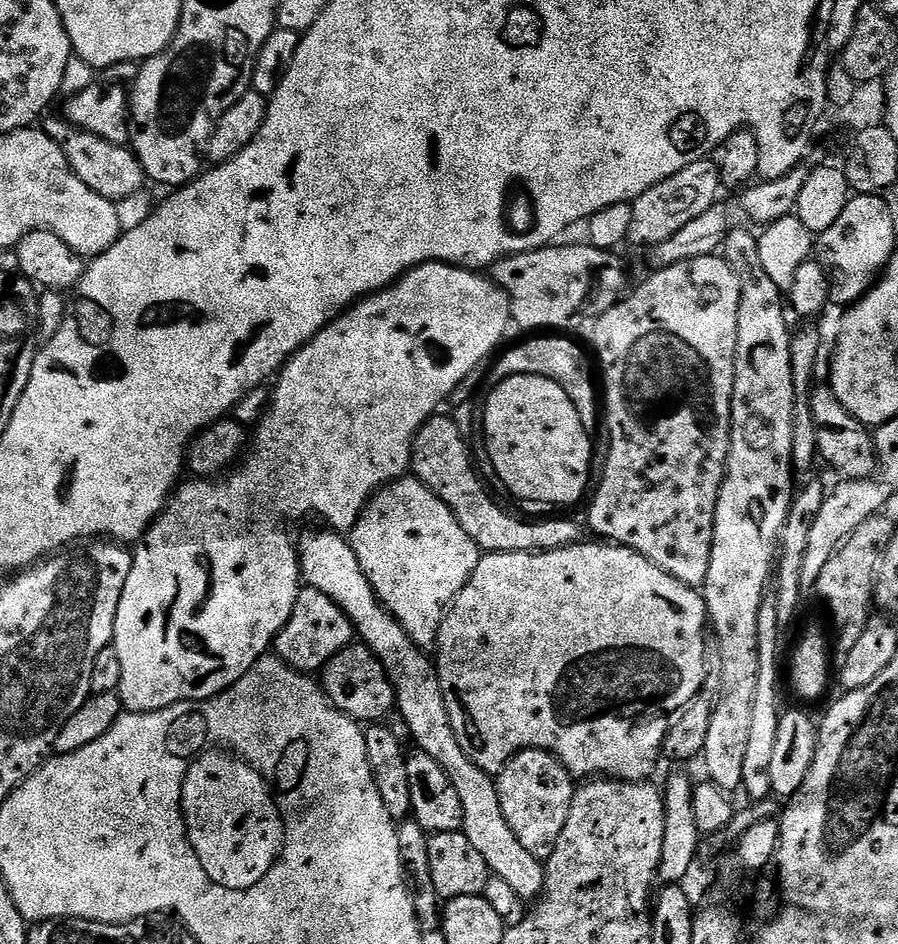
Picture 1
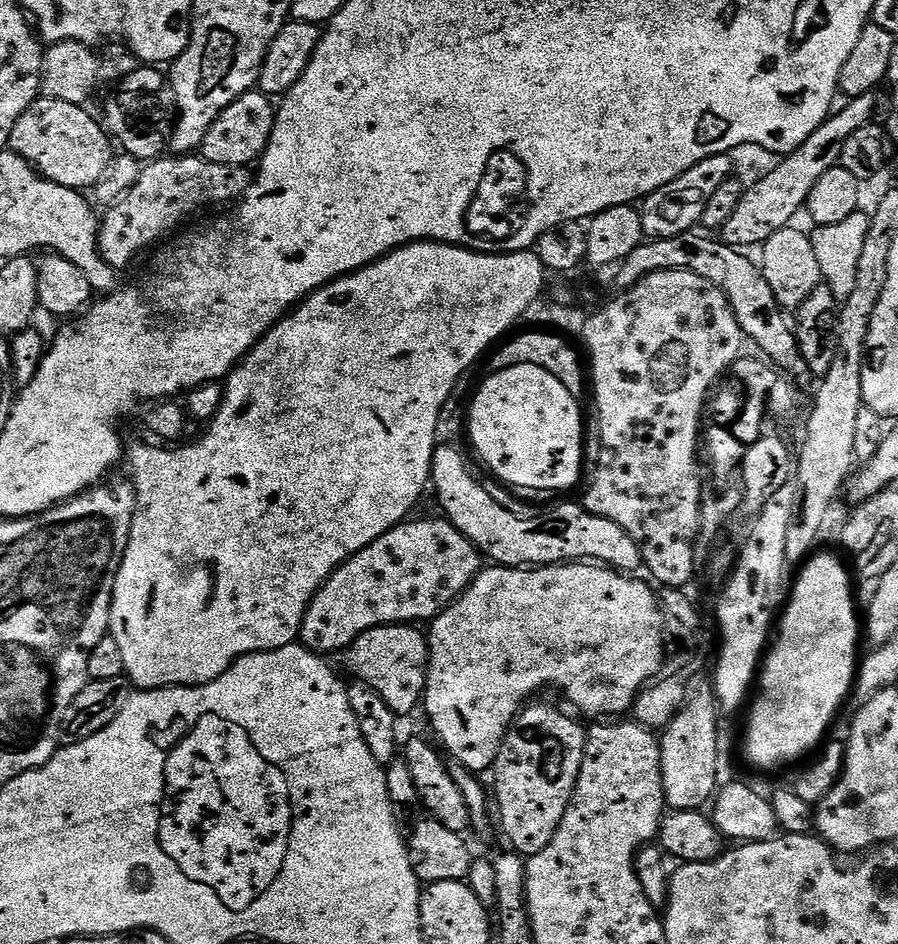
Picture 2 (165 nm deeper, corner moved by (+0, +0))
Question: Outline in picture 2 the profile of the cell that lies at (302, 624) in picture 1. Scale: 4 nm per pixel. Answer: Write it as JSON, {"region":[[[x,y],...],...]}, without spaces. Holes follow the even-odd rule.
{"region":[[[409,519],[341,564],[308,603],[299,643],[311,652],[343,653],[366,630],[383,624],[431,622],[482,571],[480,551],[449,520]]]}

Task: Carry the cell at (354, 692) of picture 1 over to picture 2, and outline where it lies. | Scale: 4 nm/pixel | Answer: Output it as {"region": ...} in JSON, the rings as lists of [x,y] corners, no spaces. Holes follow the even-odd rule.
{"region":[[[383,624],[366,630],[346,649],[348,668],[359,683],[370,686],[390,706],[397,717],[404,718],[421,707],[428,681],[428,636],[412,624]]]}

